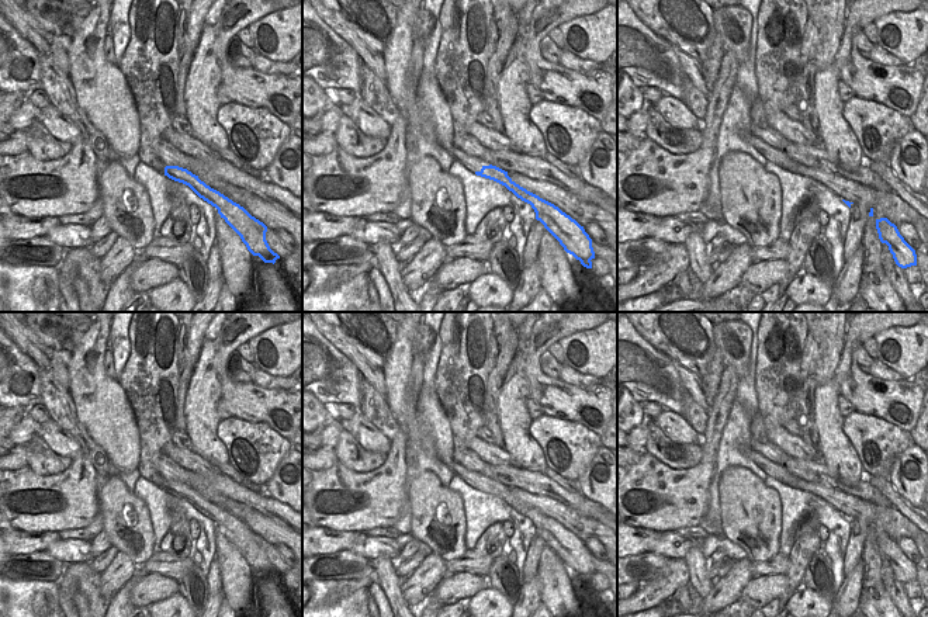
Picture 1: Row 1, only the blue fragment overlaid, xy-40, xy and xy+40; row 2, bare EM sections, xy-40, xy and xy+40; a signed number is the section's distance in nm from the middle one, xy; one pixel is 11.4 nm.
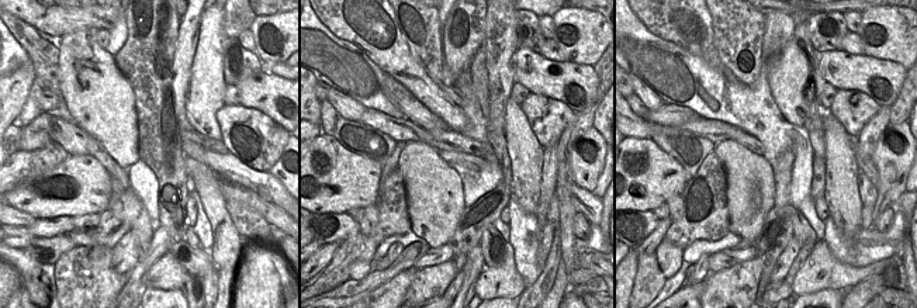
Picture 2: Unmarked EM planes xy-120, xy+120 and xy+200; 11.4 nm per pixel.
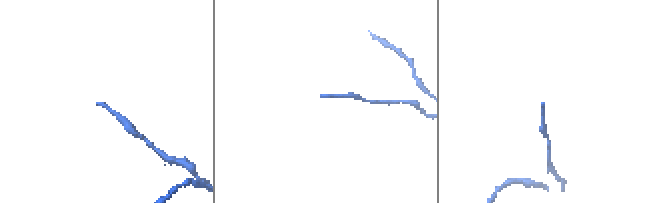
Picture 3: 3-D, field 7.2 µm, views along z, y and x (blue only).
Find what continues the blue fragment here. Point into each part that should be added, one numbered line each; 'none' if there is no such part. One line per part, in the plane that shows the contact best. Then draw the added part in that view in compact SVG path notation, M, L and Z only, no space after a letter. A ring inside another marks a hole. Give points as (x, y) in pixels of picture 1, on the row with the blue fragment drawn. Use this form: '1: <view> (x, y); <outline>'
1: xy (473, 163); M454 145L447 152L449 152L450 156L454 157L454 160L460 162L465 169L468 169L474 174L477 171L481 171L481 169L484 166L489 166L489 163L486 163L486 162L484 162L478 157L467 155L461 149L456 148Z

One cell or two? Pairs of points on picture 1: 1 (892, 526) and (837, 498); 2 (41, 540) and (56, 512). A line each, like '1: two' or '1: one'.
1: one
2: two

